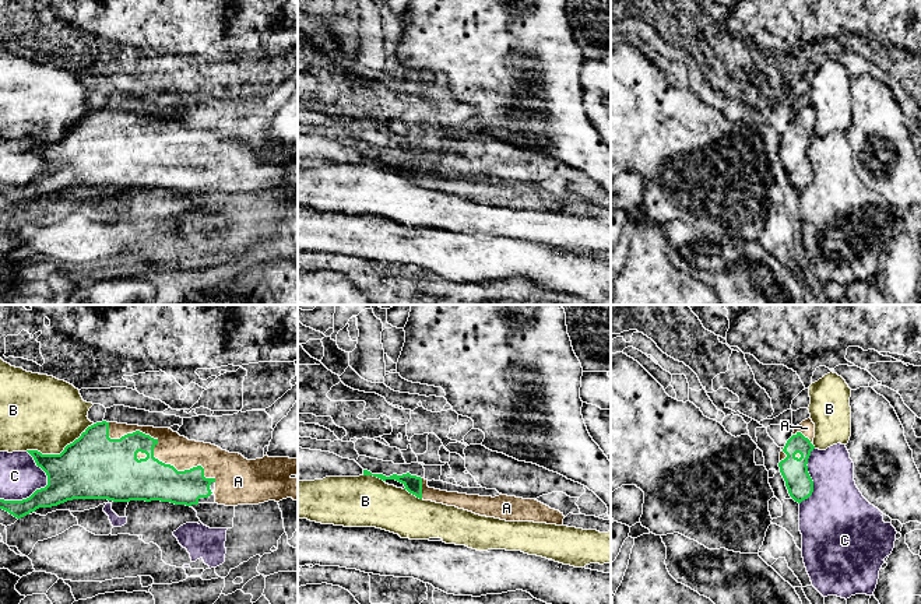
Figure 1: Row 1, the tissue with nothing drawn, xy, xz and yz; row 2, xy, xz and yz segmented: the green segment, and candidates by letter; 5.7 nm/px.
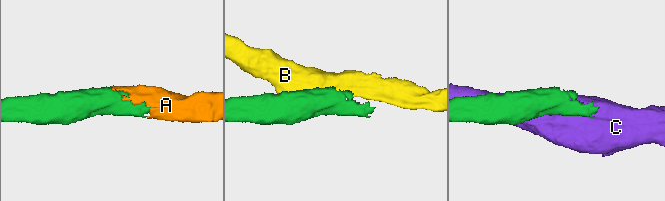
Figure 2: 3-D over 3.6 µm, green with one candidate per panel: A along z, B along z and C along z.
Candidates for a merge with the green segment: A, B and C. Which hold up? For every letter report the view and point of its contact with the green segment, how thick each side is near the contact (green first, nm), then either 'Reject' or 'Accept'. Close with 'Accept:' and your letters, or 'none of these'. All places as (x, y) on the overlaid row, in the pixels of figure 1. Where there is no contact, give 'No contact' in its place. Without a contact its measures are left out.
A: Touches green at xy (153, 452). Thickness 320 nm (green) against 180 nm. Accept
B: Touches green at xy (60, 453). Thickness 380 nm (green) against 420 nm. Reject
C: Touches green at xy (41, 488). Thickness 320 nm (green) against 240 nm. Reject
Accept: A

